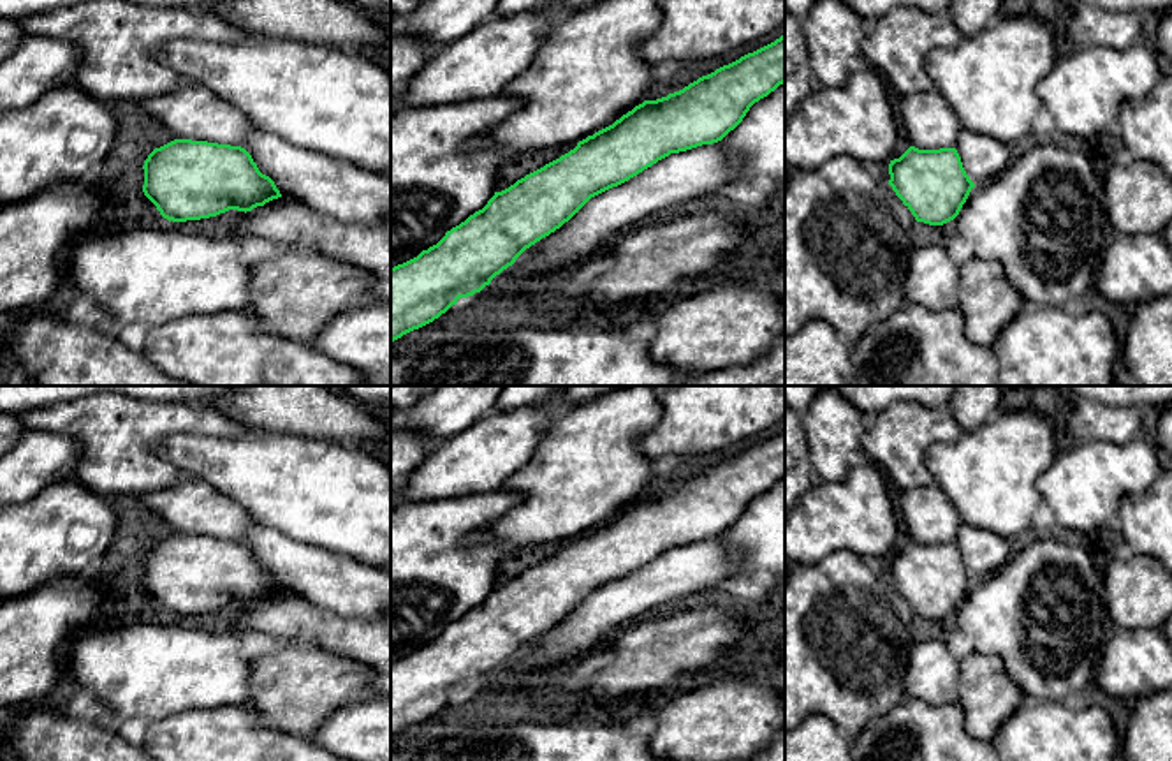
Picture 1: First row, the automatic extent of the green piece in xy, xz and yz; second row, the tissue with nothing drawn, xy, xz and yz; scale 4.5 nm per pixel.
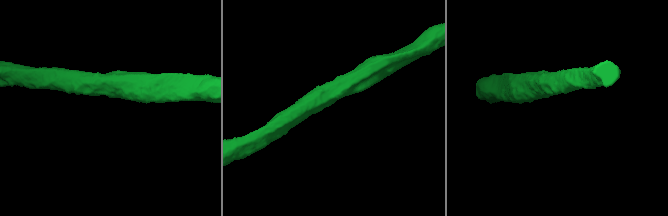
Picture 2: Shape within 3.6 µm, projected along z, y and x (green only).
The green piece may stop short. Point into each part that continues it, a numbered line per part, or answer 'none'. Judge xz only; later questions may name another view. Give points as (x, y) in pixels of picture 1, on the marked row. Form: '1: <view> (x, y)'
none

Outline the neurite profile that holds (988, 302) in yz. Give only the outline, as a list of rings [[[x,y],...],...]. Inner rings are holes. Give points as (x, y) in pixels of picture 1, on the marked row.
[[[973,257],[959,266],[959,312],[966,336],[993,347],[1000,331],[1026,307],[996,261]]]

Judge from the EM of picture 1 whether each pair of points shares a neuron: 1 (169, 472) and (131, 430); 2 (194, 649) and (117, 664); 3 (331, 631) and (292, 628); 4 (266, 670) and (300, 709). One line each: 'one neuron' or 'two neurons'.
1: one neuron
2: one neuron
3: one neuron
4: one neuron

